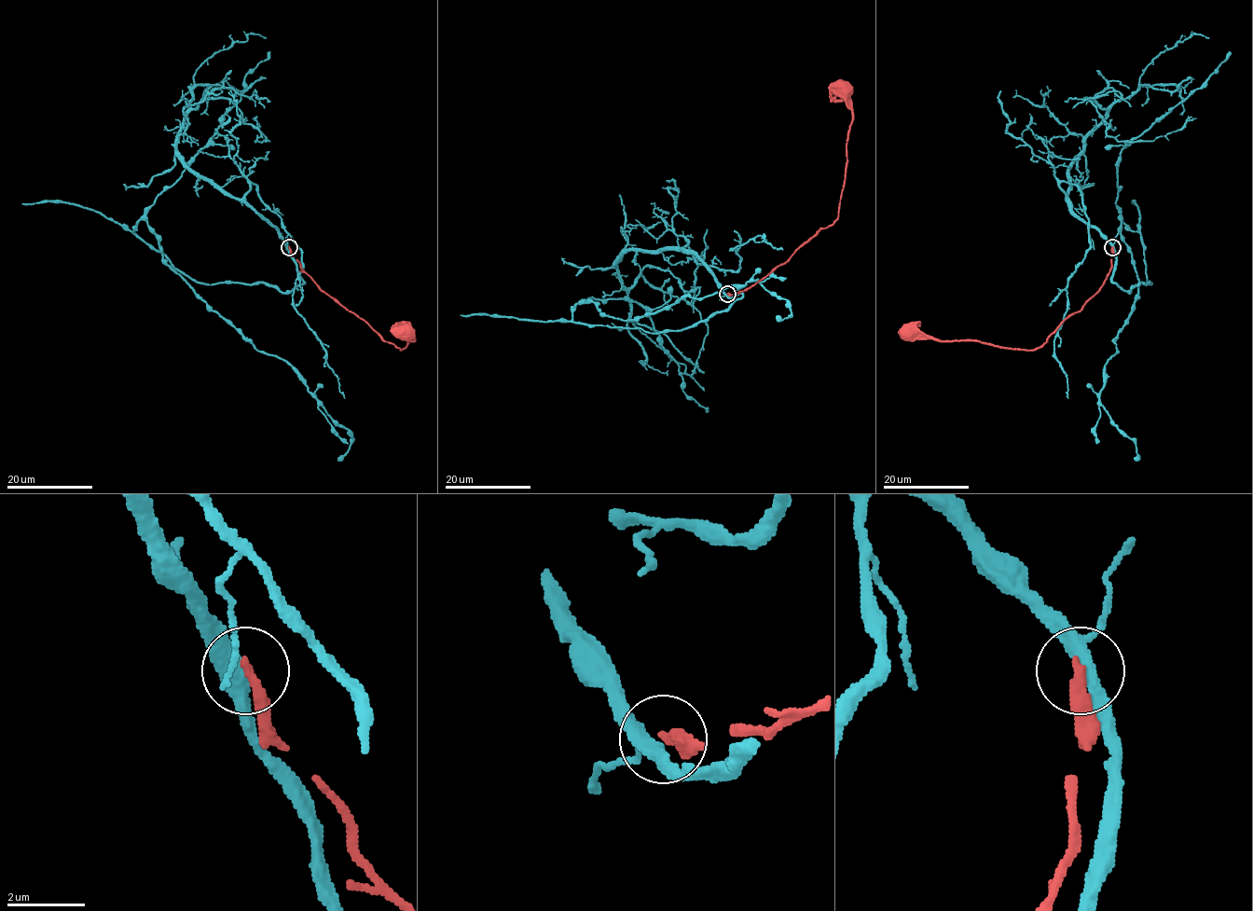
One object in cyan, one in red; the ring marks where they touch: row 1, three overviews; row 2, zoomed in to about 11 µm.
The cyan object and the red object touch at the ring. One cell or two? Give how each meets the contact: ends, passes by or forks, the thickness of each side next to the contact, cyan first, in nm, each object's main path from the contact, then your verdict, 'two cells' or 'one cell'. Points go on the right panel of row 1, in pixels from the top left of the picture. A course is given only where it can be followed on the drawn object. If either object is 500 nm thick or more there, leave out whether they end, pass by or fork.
cyan forks | red ends | 320/300 nm | cyan via (1112, 247), (1113, 282), (1129, 292), (1150, 282), (1139, 233), (1122, 219), (1139, 295), (1099, 401), (1135, 461) | red via (1112, 247), (1112, 268), (1102, 285), (1036, 349), (1014, 349), (974, 340), (928, 338), (907, 332) | two cells

